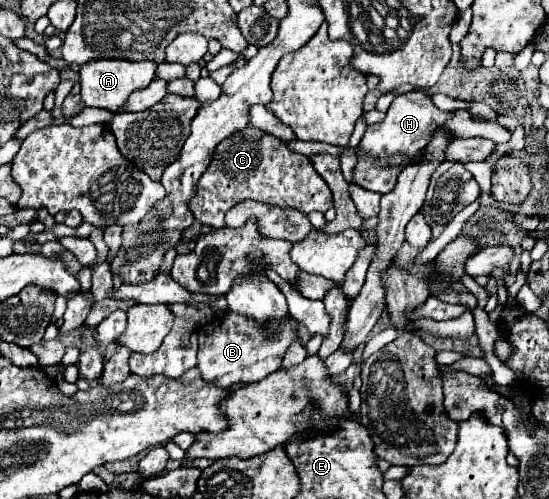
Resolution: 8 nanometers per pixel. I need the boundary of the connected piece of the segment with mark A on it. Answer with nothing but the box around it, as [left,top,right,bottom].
[79,60,157,112]

